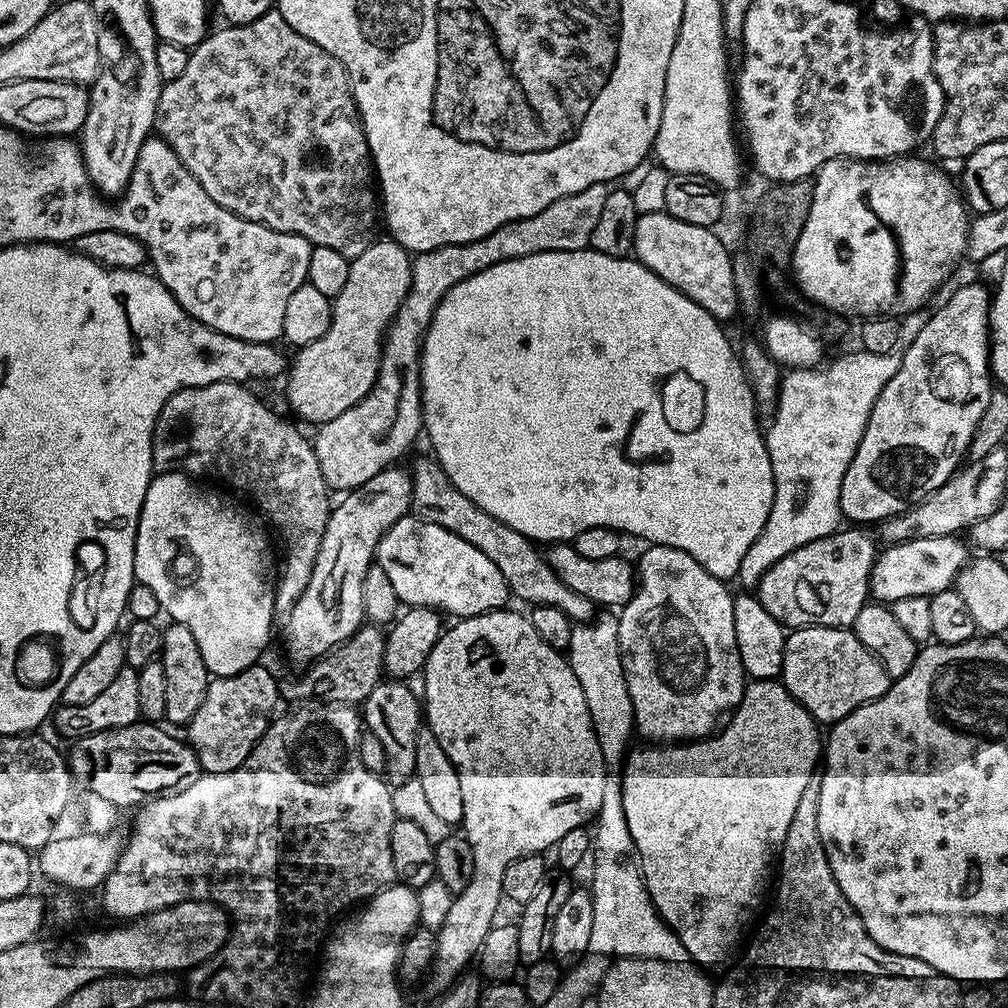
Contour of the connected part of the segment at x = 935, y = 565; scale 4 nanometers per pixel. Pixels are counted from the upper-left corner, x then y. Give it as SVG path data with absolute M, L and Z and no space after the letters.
M959 535L942 538L918 538L901 544L887 545L877 555L870 570L868 590L871 599L891 606L898 598L932 597L942 590L953 587L956 575L970 559L969 545L960 541Z

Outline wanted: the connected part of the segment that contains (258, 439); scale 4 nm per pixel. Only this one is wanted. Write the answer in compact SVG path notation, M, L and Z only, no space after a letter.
M223 380L222 382L214 382L210 386L184 388L178 394L171 396L166 402L166 406L162 406L162 410L158 414L158 422L154 426L154 434L152 435L152 467L157 473L182 472L185 476L193 478L213 476L214 479L221 480L222 483L229 484L230 487L237 488L240 492L245 492L245 494L268 515L269 522L280 531L280 536L284 539L285 560L284 569L279 569L278 572L276 612L287 614L298 602L302 590L306 590L306 582L310 582L310 574L314 570L314 560L318 558L318 546L322 546L322 534L326 530L326 522L328 521L328 513L330 511L328 495L330 495L330 489L326 482L326 478L322 478L322 466L318 466L318 458L312 449L312 440L309 439L309 437L304 437L294 425L287 424L278 413L271 412L271 410L248 388L251 387L245 386L244 384L235 384L229 380Z

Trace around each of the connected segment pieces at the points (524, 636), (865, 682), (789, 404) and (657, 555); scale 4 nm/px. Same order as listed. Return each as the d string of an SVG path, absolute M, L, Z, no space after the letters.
M497 610L487 612L481 616L465 616L457 619L453 626L445 627L441 632L434 650L430 650L430 658L424 664L422 679L422 712L426 717L426 724L432 728L446 752L446 757L456 767L459 785L462 786L464 819L462 832L466 837L470 850L474 850L474 878L466 885L466 890L455 893L452 897L450 912L436 932L436 955L430 965L430 980L437 984L437 989L443 990L453 983L465 971L468 963L477 959L482 942L486 934L497 923L496 911L500 908L500 900L504 896L504 875L506 866L523 856L534 856L547 853L562 838L562 834L570 834L570 830L587 825L595 821L602 806L602 793L606 790L606 778L609 769L602 758L602 750L598 746L598 738L594 734L594 726L590 718L590 710L586 706L586 698L582 694L582 686L578 686L578 678L574 678L574 670L569 666L563 651L551 648L534 630L531 619L520 612Z
M813 626L787 633L782 683L813 720L831 726L862 705L882 698L890 681L886 670L882 670L882 662L849 629Z
M927 307L910 312L900 320L898 338L900 347L890 350L890 354L870 354L863 350L848 352L837 358L833 364L825 363L815 368L794 368L785 371L779 389L779 399L776 401L772 425L766 428L770 466L774 470L776 489L774 502L770 510L770 518L766 518L766 526L762 526L762 534L754 538L754 546L746 550L746 558L740 563L739 583L745 584L745 589L752 590L759 585L766 570L778 562L778 558L786 558L798 546L806 546L806 542L814 542L823 536L831 536L841 527L840 491L842 478L846 478L846 470L858 450L858 442L866 430L868 416L874 410L874 402L878 394L898 374L902 366L904 349L908 348L918 338L922 326L926 326L930 315Z
M653 544L645 549L640 556L640 564L638 560L638 587L632 597L628 599L628 603L623 605L618 612L620 657L626 674L626 686L630 690L630 702L634 706L635 731L639 735L641 732L646 738L645 741L648 742L687 742L709 737L717 731L718 725L721 723L720 715L723 712L728 714L740 707L740 700L744 697L746 687L742 658L738 654L738 638L734 634L733 593L728 593L729 585L725 581L714 578L714 574L710 574L705 568L698 566L698 562L694 562L694 558L690 558L690 554L686 554L682 550L661 544Z

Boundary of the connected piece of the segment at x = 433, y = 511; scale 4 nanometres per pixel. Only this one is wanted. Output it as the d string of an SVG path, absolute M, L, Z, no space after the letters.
M425 454L410 464L412 473L412 506L411 511L426 522L434 522L434 526L442 526L450 530L450 534L458 534L474 550L482 550L498 570L502 570L502 578L506 578L509 593L520 600L525 600L528 606L558 606L562 614L566 614L574 622L591 620L597 615L598 608L590 602L590 598L582 598L582 594L574 594L558 574L548 565L545 553L539 552L537 545L518 534L518 530L510 530L506 522L498 522L494 514L486 514L482 506L474 506L458 486L450 482L446 470L431 455Z

